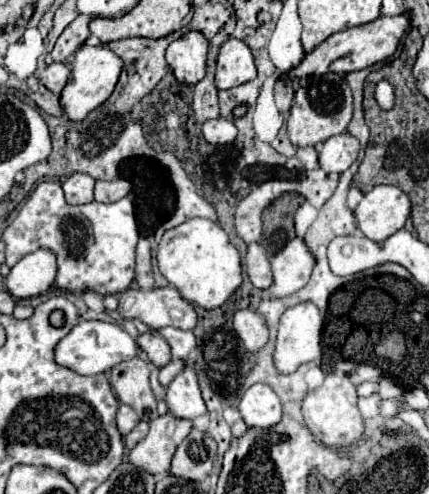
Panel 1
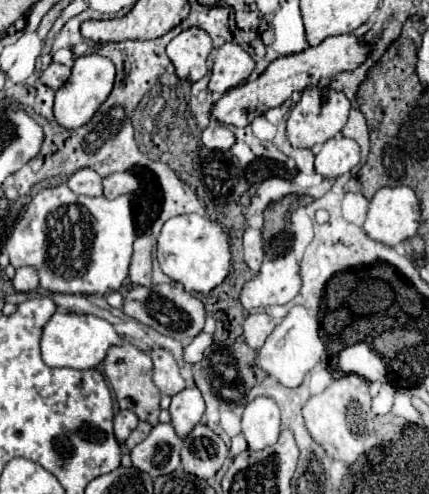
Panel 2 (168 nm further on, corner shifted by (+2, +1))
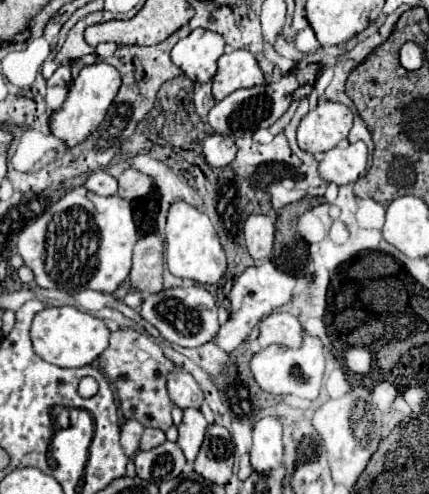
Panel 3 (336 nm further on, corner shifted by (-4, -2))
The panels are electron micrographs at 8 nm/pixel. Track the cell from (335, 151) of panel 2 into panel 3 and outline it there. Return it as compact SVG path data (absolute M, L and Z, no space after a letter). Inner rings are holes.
M342 141L340 145L324 153L324 159L320 161L320 177L328 183L348 185L366 171L366 163L368 149L364 143Z

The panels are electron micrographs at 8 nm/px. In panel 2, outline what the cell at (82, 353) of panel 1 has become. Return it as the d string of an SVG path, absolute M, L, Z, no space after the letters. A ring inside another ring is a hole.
M54 312L42 328L42 358L50 368L96 368L114 344L122 344L122 338L114 332L112 324L92 314Z

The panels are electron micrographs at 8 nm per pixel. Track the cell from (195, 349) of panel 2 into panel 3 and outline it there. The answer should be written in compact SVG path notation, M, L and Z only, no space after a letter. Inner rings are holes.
M270 261L256 265L256 267L248 267L234 283L232 291L230 291L230 309L232 315L230 319L220 327L218 335L214 337L214 343L224 349L224 351L234 351L244 339L248 339L250 331L254 329L256 323L260 323L266 315L270 315L272 311L276 311L278 307L286 305L292 299L292 291L296 285L296 277L288 275L280 269L276 269Z

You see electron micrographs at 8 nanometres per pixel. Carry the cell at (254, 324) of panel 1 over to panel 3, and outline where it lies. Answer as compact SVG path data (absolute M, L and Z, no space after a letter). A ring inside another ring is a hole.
M270 313L258 323L258 343L268 347L272 343L284 347L300 347L302 325L290 313Z

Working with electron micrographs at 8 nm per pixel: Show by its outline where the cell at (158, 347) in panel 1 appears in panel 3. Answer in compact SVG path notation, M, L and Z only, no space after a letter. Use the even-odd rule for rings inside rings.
M174 367L174 371L168 373L168 393L170 393L170 399L180 409L200 407L202 399L204 399L204 395L202 395L198 383L194 381L194 377L180 367Z

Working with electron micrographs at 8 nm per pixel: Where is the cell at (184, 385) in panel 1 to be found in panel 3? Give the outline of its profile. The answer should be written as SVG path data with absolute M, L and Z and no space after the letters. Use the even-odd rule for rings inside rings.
M184 409L184 417L182 417L182 423L178 425L178 431L180 431L180 437L178 437L178 445L182 447L186 459L192 463L196 459L196 453L202 445L202 439L204 439L204 431L206 431L208 423L202 415L200 409Z

